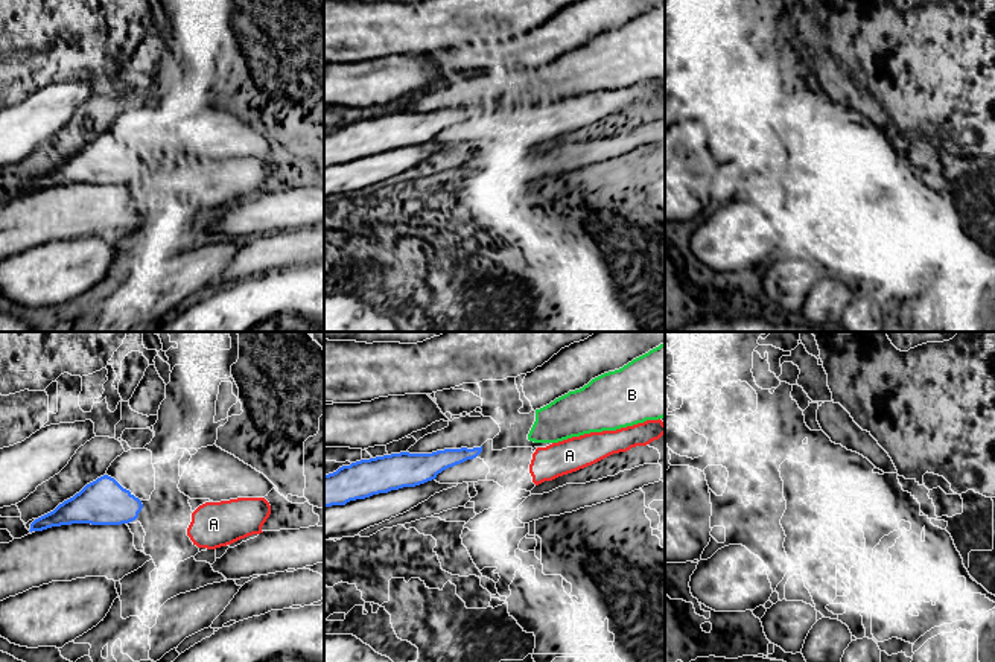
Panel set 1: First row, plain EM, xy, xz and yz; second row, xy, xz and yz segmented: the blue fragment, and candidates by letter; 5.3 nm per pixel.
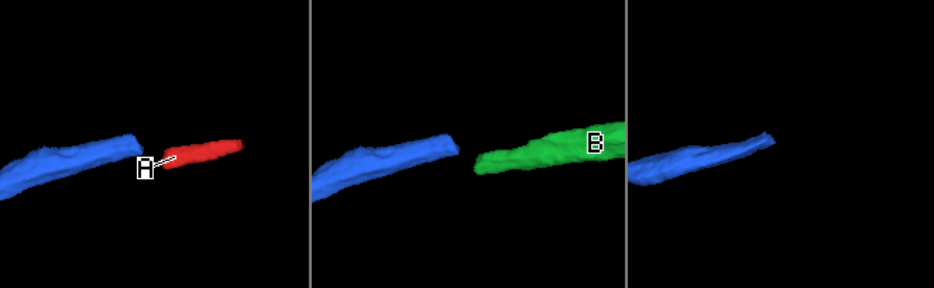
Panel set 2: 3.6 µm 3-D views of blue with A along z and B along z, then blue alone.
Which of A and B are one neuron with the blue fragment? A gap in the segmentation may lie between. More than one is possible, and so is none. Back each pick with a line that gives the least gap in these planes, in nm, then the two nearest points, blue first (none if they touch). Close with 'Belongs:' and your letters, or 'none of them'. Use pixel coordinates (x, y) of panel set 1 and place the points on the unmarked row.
Belongs: none of them

